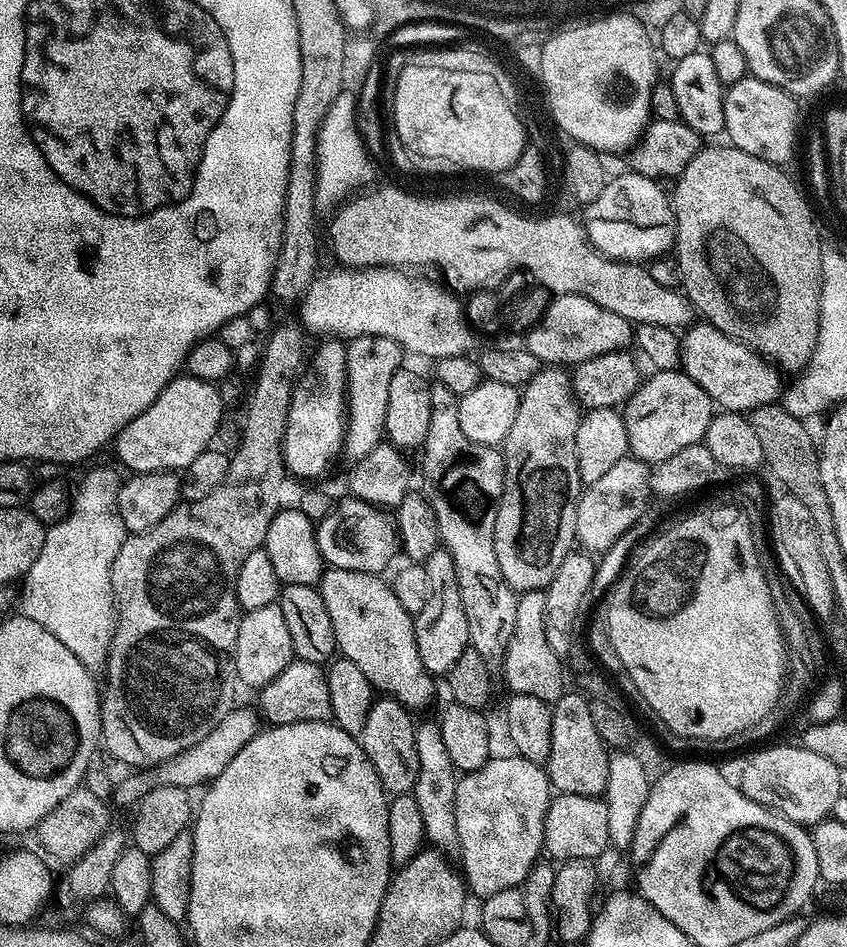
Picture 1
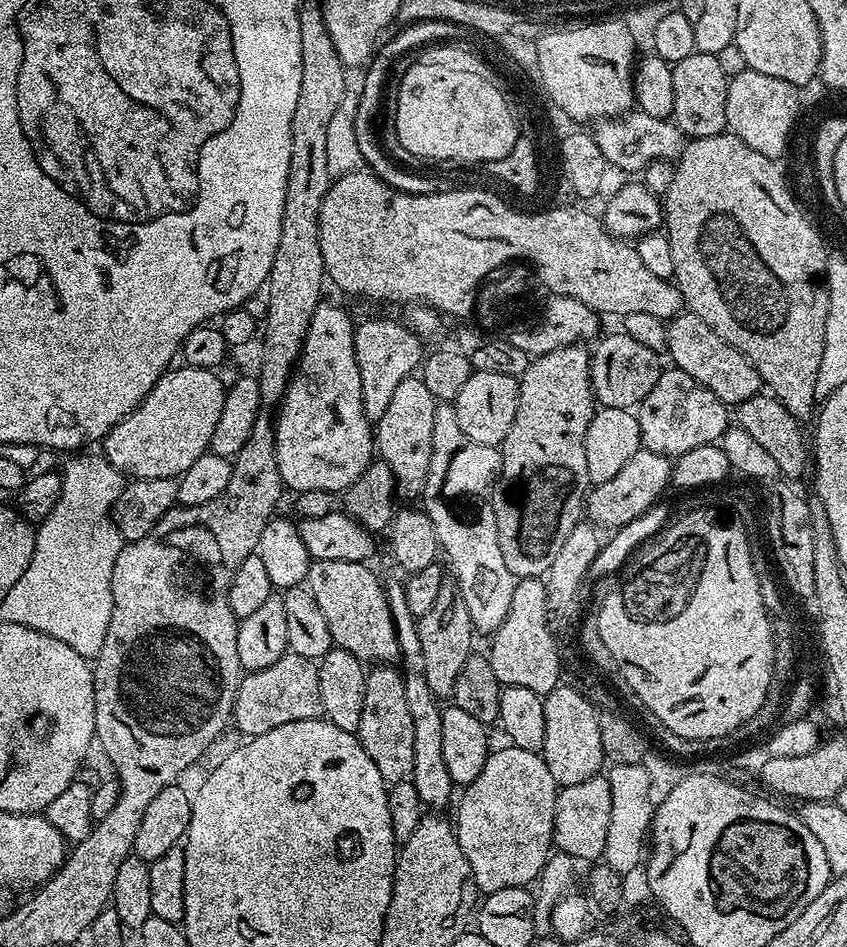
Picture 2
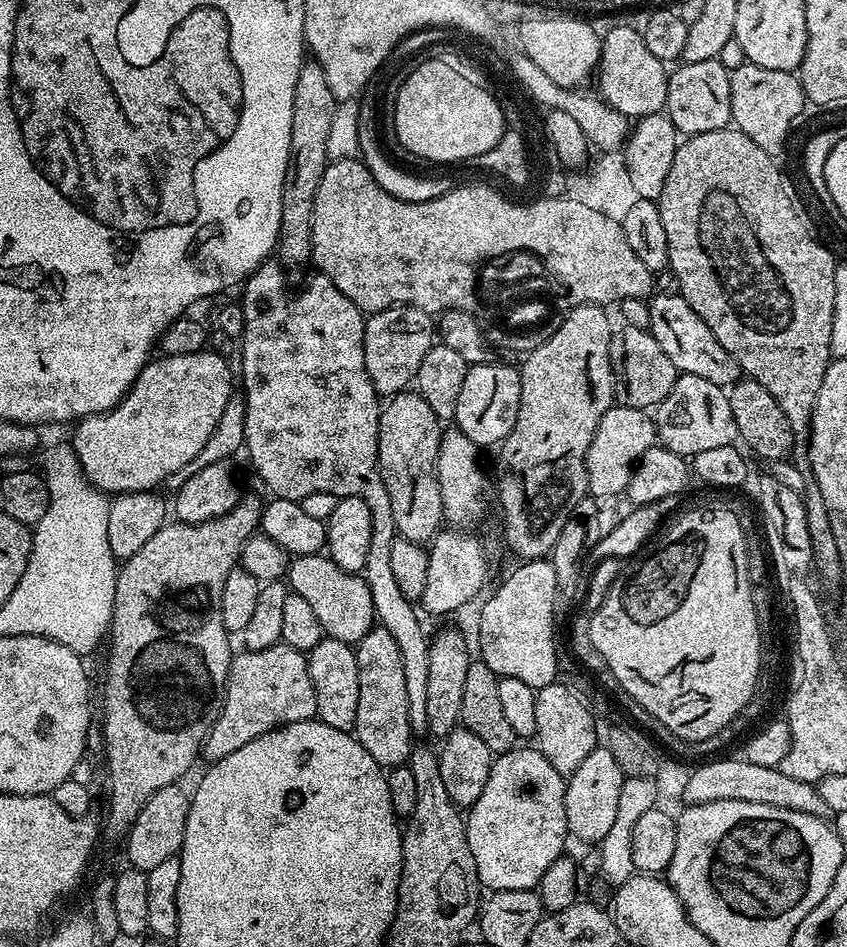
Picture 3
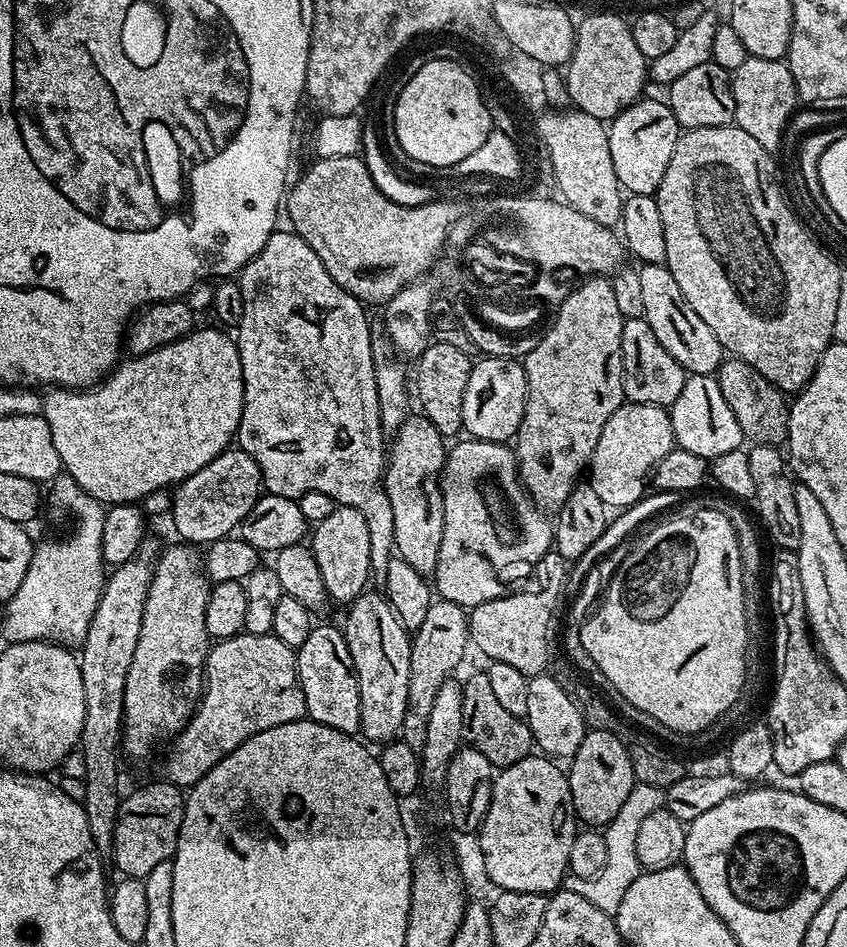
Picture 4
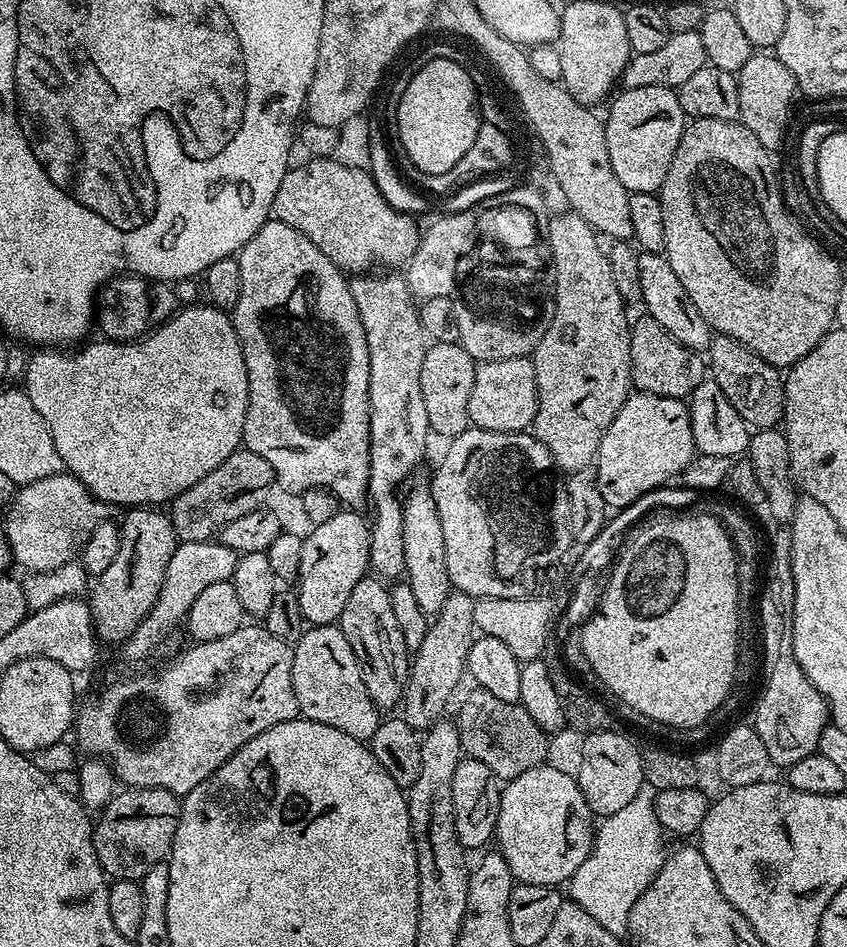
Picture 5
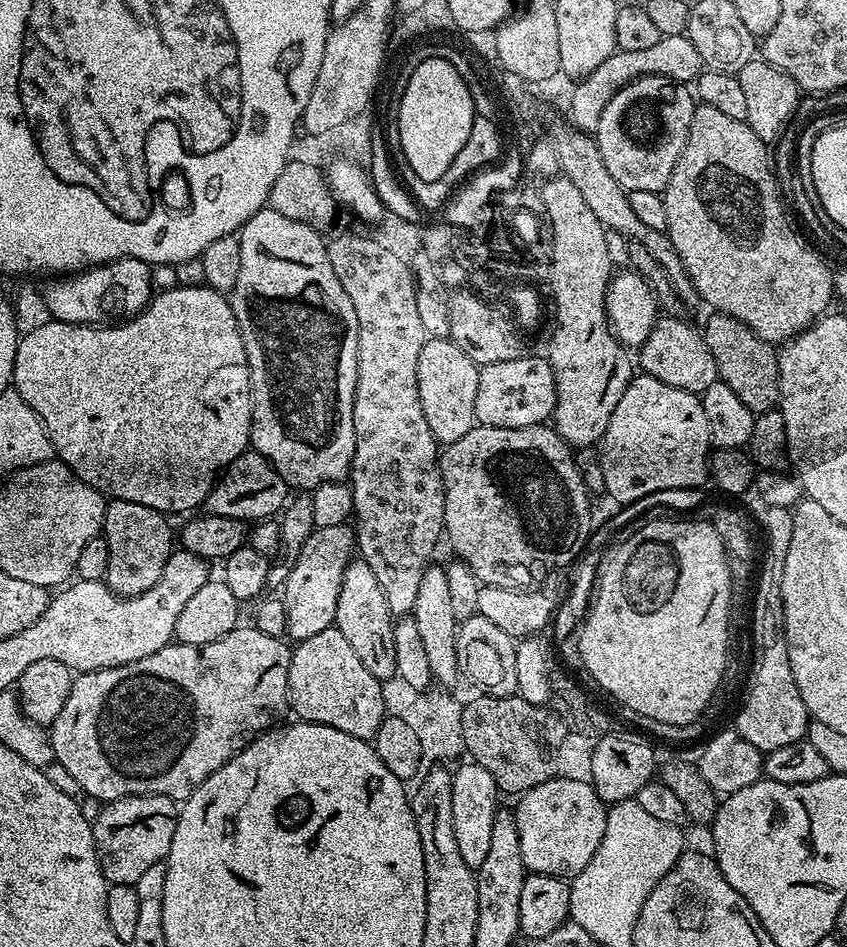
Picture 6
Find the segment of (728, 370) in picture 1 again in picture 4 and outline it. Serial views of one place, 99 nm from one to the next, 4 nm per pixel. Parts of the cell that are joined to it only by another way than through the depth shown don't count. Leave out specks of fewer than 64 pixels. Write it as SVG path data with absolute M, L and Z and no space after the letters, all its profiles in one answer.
M645 264L639 269L639 274L642 282L643 318L650 330L654 330L654 338L662 342L662 347L670 355L678 358L685 373L694 376L716 374L726 359L725 350L718 338L714 338L714 330L710 330L710 326L706 326L706 322L702 322L702 318L698 318L698 313L690 307L690 302L686 302L678 282L674 282L674 274L670 274L664 264Z

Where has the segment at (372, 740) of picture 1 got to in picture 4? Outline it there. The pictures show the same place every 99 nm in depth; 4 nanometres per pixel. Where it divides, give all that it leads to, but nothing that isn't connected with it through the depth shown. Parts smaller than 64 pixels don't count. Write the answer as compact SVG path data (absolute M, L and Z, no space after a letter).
M365 590L361 592L357 600L354 600L351 604L347 605L345 612L348 613L344 616L342 631L346 638L346 646L350 650L352 668L356 671L356 677L358 678L358 690L360 691L360 701L362 702L362 722L360 723L360 732L365 741L371 742L376 746L383 746L397 739L404 730L404 719L406 718L406 694L410 690L410 646L412 645L412 641L408 629L402 626L402 622L394 614L392 607L388 605L388 597L381 594L379 591L376 591L377 593L372 591L373 590Z

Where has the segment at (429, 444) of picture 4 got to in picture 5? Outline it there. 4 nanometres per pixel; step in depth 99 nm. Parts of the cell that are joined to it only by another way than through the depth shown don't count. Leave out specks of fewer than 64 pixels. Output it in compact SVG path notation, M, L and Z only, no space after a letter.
M427 479L415 480L402 492L402 546L406 550L404 576L410 590L414 590L414 599L422 614L431 618L438 614L438 610L442 610L453 587L450 574L446 574L446 542L442 542L442 518L438 518L432 489Z

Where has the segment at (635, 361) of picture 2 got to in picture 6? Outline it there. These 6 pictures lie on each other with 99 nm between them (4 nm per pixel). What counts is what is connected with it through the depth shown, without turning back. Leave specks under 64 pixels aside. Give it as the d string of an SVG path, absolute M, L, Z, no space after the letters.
M664 314L657 319L656 327L638 349L638 364L644 367L641 368L643 375L658 378L658 382L666 382L666 386L703 394L718 379L718 366L706 346L703 331L680 318L676 314Z

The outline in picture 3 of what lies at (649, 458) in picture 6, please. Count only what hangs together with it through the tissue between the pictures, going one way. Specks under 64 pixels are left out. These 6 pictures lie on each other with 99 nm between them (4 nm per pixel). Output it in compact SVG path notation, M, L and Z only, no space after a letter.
M623 406L608 408L606 414L602 414L602 422L598 422L598 430L594 430L590 450L584 459L589 493L596 498L627 493L633 468L642 454L646 454L646 450L656 443L656 425L645 409Z

